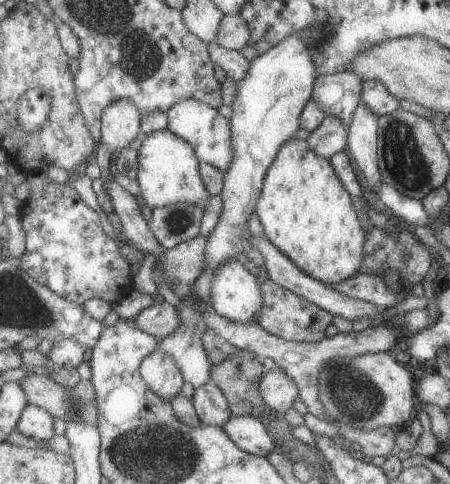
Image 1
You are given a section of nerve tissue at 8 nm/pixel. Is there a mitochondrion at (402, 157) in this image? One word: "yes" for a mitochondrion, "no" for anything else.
yes

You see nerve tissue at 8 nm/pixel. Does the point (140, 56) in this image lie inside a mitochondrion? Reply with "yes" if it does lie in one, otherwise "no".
yes

